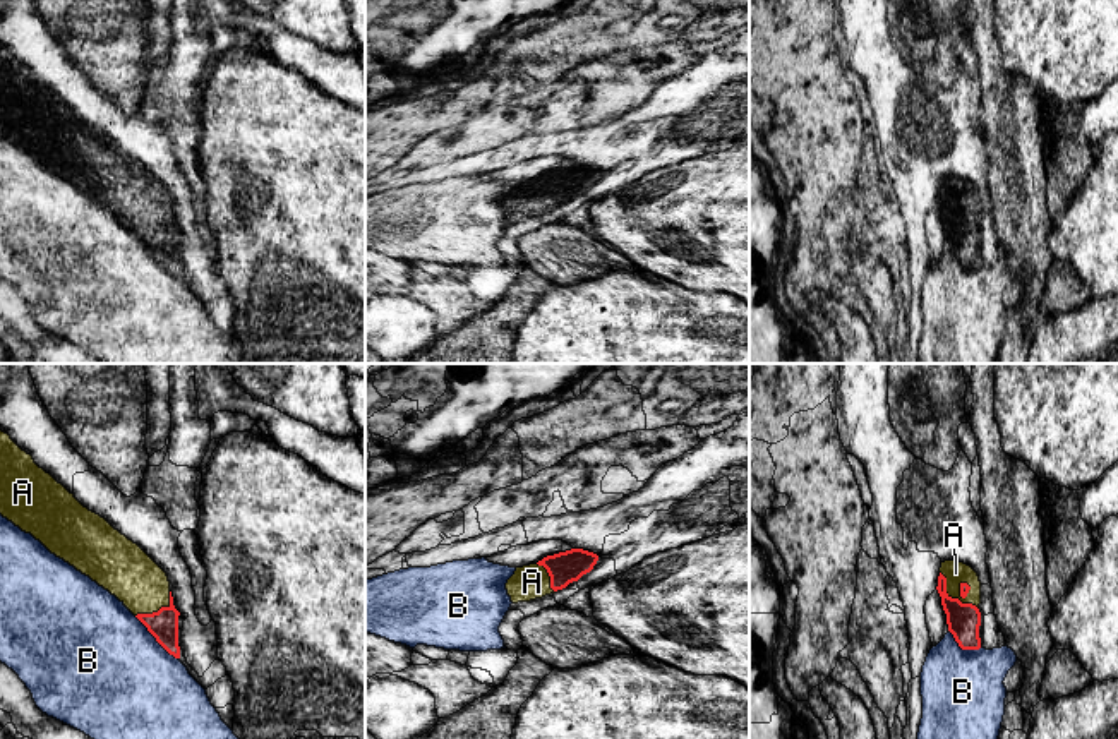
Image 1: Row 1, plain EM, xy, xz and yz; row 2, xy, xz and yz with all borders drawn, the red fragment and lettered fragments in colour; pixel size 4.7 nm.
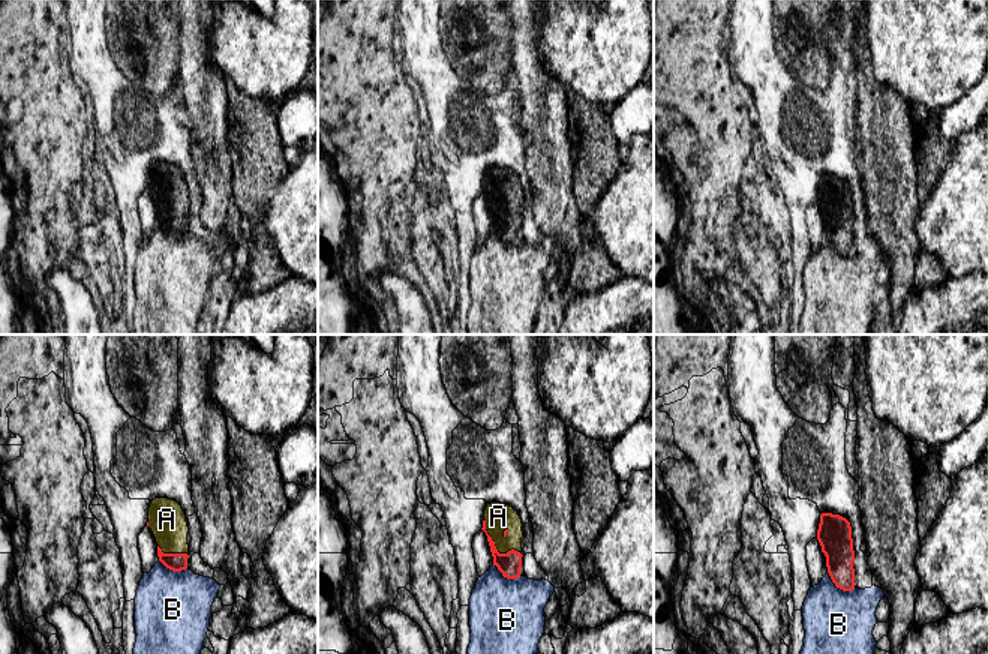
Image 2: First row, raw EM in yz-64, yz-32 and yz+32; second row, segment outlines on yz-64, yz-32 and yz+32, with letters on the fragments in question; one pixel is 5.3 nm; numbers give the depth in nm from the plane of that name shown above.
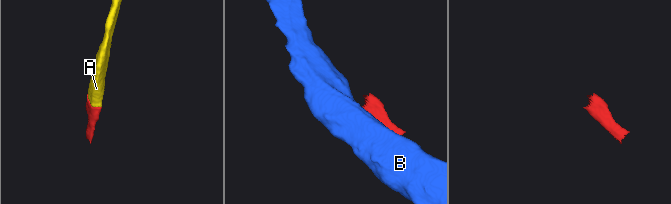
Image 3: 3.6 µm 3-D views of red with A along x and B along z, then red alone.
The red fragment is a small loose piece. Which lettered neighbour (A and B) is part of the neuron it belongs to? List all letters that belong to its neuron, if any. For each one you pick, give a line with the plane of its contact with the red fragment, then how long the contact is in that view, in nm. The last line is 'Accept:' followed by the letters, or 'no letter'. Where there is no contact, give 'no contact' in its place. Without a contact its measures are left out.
A: yz | 260 nm
Accept: A

